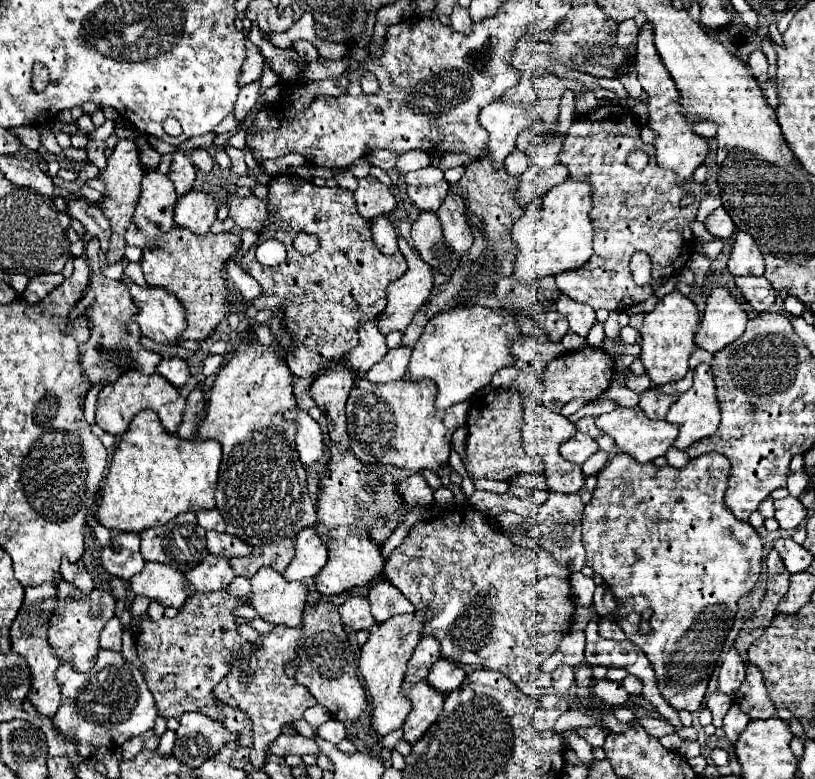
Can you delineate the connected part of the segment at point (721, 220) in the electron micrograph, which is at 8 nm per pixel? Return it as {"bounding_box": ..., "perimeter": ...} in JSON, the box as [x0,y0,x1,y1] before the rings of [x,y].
{"bounding_box":[704,206,734,240],"perimeter":[[[720,206],[720,208],[716,208],[708,218],[706,218],[706,224],[704,224],[706,228],[708,228],[708,232],[712,232],[716,238],[724,238],[724,240],[728,240],[732,234],[734,234],[734,222],[730,220],[730,216],[728,216],[728,212]]]}

